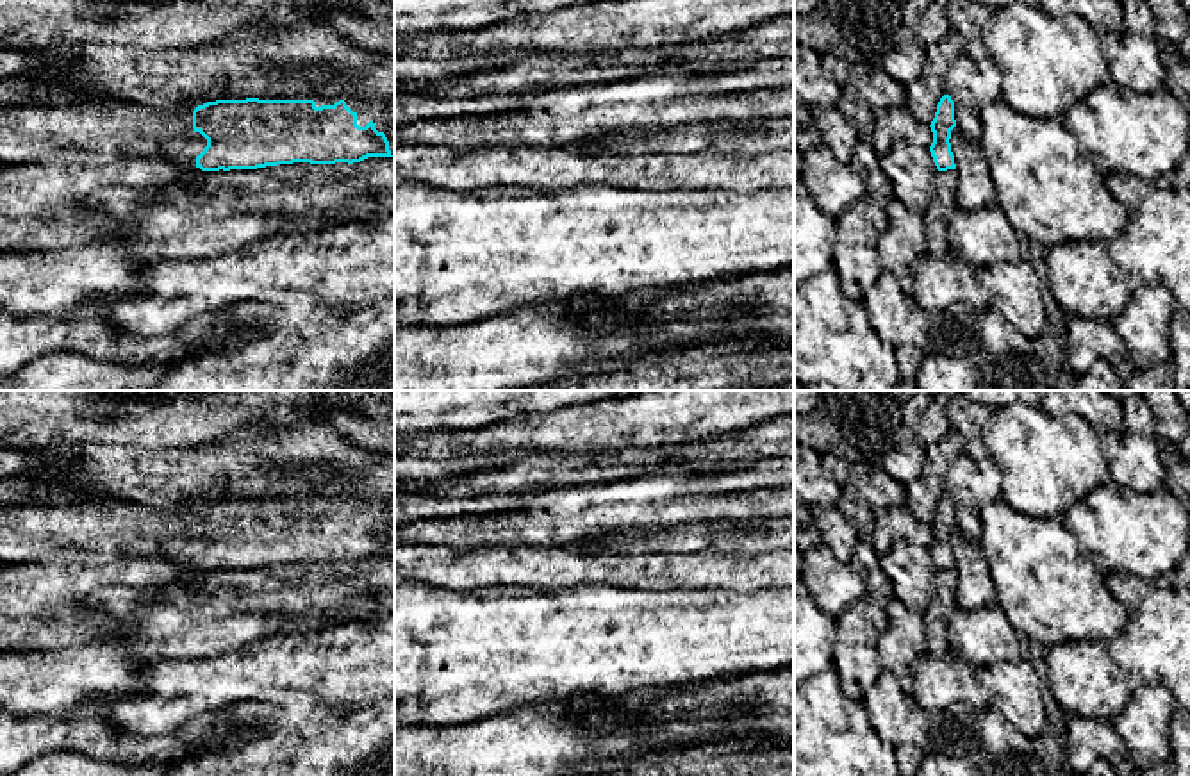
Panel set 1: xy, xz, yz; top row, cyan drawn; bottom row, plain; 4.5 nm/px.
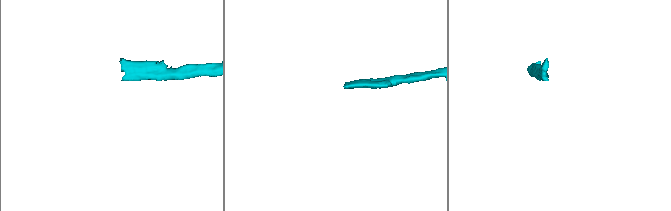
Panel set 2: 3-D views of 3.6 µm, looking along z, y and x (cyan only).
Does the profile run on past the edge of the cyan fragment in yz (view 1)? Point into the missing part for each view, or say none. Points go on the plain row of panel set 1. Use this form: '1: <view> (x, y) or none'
1: none

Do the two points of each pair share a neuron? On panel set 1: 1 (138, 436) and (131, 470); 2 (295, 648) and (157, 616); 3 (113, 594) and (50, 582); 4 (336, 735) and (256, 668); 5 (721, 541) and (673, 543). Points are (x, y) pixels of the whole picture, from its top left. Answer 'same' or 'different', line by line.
1: different
2: different
3: different
4: different
5: same

